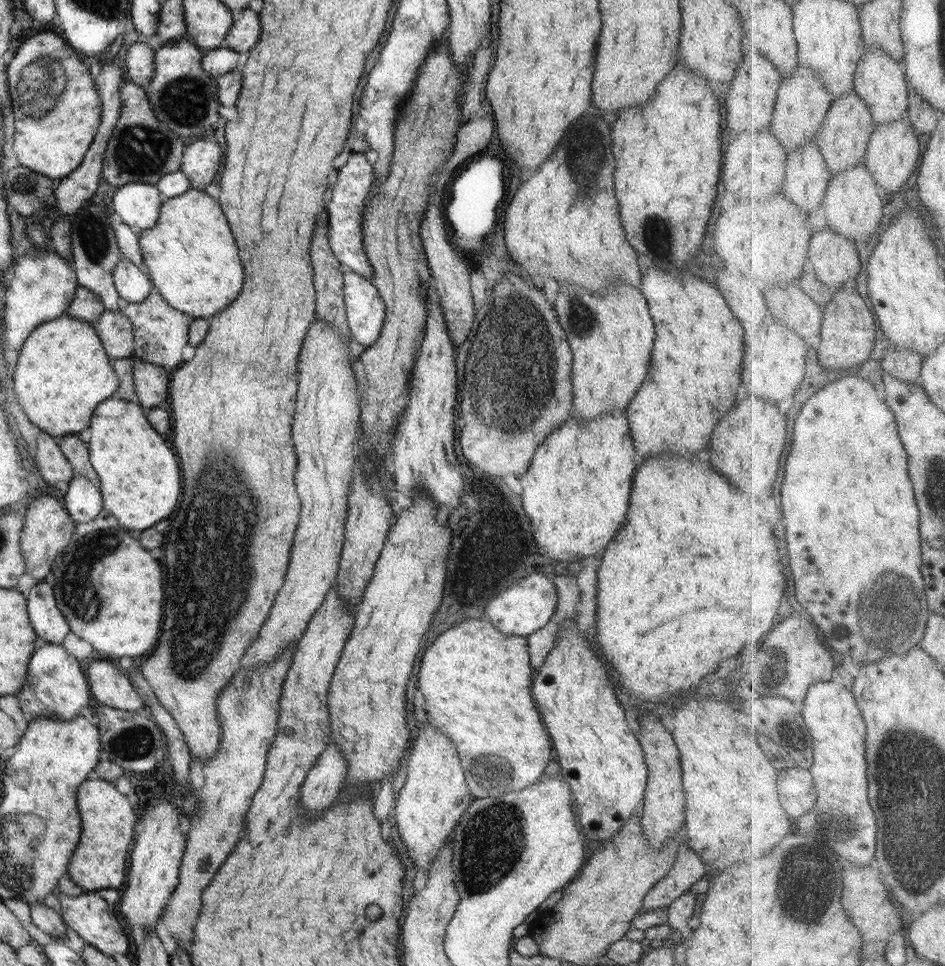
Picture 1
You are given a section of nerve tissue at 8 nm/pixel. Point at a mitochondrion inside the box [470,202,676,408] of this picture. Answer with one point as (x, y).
(582, 320)

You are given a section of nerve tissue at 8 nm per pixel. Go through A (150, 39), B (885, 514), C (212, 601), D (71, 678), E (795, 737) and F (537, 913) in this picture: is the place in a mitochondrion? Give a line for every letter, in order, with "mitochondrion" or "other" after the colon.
A: other
B: other
C: mitochondrion
D: other
E: mitochondrion
F: other

